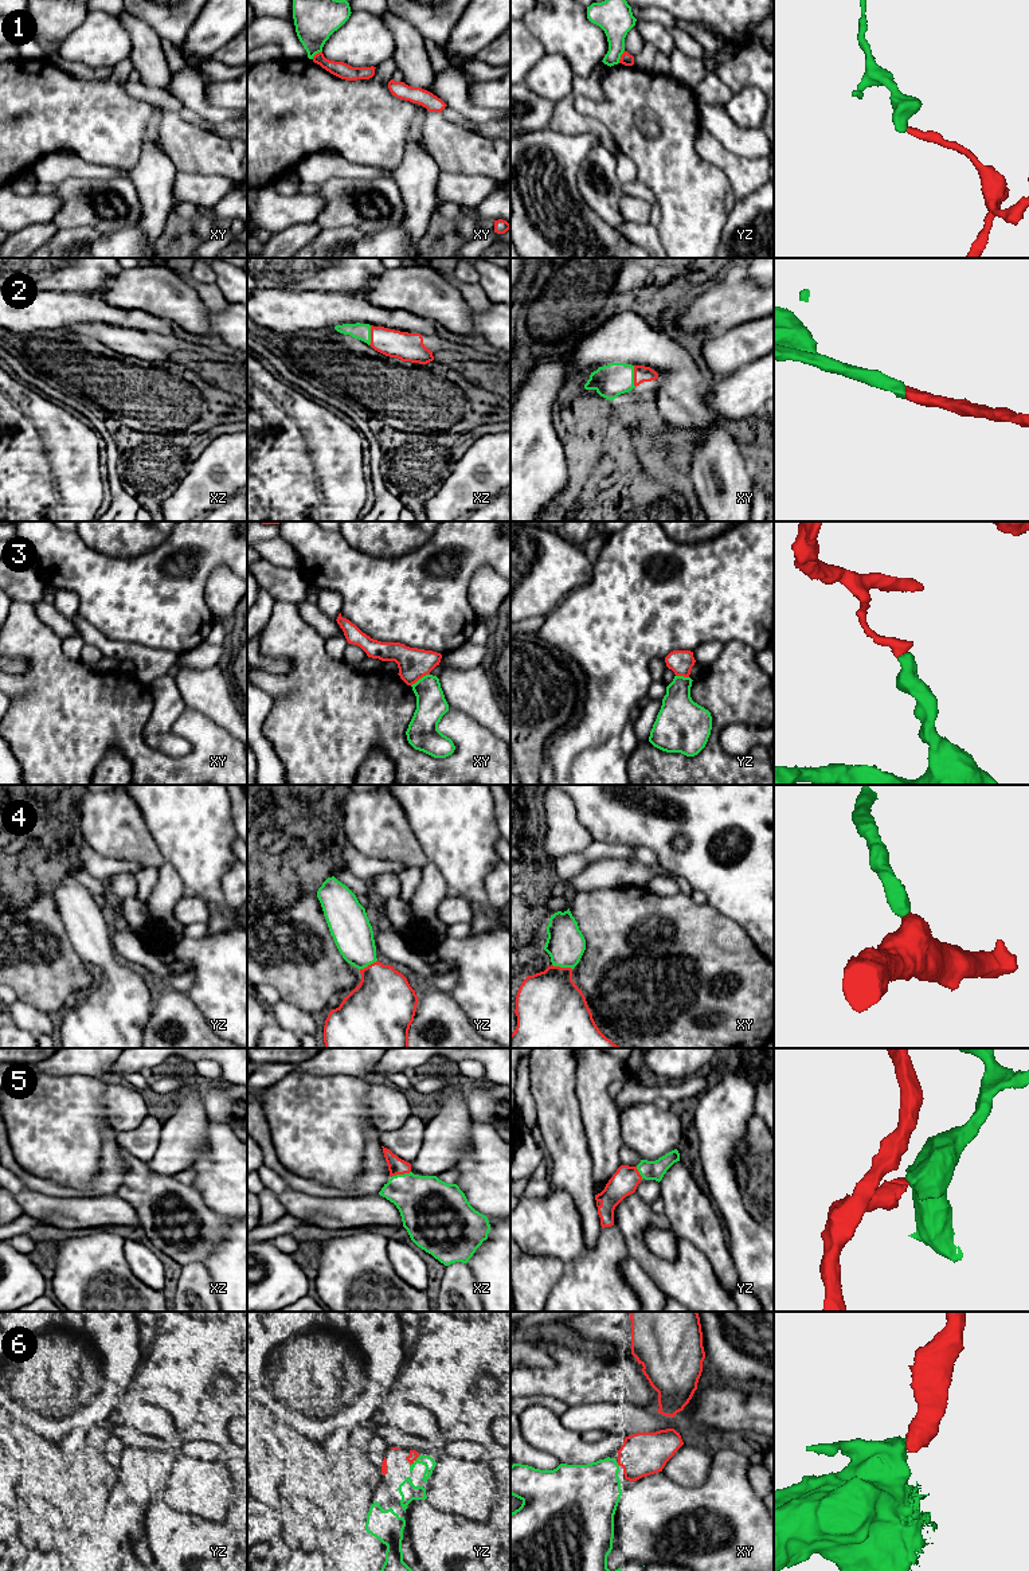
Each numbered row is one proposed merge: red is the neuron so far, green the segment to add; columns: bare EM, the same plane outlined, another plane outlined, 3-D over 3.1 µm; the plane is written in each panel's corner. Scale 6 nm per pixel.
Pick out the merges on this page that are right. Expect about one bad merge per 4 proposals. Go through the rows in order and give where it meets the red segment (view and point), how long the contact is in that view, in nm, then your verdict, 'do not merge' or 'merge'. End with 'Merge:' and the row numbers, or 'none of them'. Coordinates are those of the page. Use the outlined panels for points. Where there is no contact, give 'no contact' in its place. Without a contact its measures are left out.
1: contact yz (621, 57); length 90 nm; do not merge
2: contact xy (634, 376); length 130 nm; merge
3: contact xy (419, 677); length 130 nm; do not merge
4: contact xy (562, 968); length 120 nm; merge
5: contact xz (400, 1173); length 130 nm; merge
6: contact yz (415, 1460); length 90 nm; merge
Merge: 2, 4, 5, 6

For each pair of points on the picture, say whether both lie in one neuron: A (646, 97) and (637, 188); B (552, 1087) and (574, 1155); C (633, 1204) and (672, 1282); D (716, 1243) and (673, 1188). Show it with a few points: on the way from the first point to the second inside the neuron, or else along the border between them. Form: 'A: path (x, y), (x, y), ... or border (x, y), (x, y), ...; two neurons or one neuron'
A: border (637, 179), (653, 194), (656, 202); two neurons
B: path (556, 1104), (564, 1138); one neuron
C: path (633, 1224), (636, 1246), (652, 1263); one neuron
D: path (704, 1230), (704, 1218), (687, 1202); one neuron

